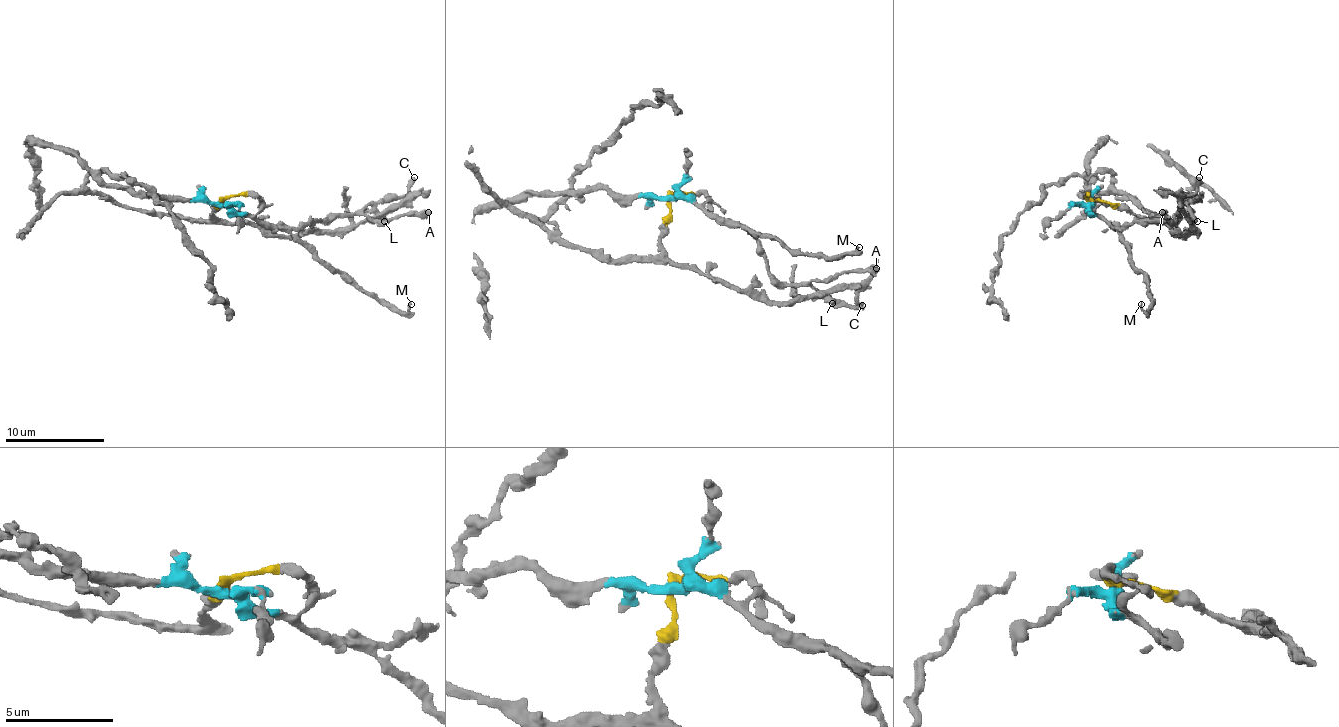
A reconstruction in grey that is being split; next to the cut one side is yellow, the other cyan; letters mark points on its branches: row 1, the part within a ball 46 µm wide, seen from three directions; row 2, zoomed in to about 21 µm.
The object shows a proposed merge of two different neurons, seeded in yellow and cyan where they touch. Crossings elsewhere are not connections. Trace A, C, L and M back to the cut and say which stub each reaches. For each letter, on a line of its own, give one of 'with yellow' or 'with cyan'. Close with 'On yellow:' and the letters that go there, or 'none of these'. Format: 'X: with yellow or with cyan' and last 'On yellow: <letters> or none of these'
A: with cyan
C: with yellow
L: with cyan
M: with cyan
On yellow: C

